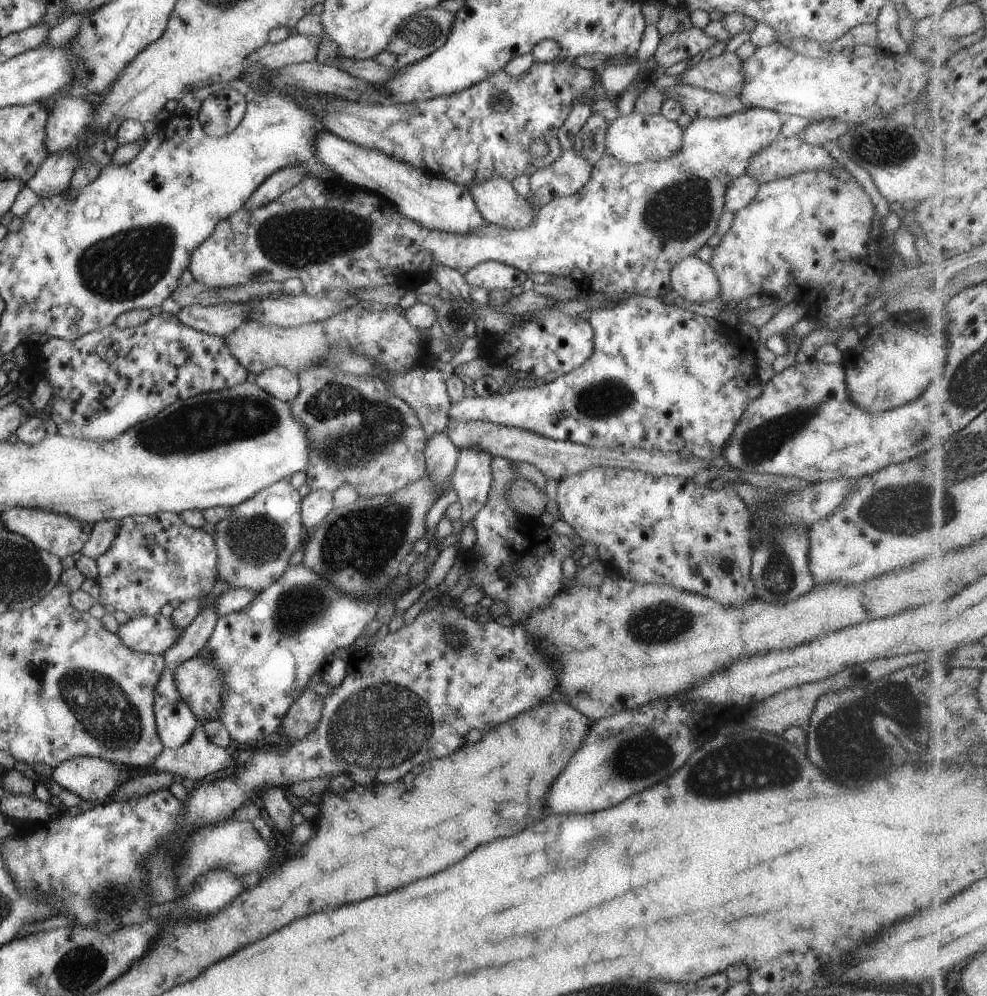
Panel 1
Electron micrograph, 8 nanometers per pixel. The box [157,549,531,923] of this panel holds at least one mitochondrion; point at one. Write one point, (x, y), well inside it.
(383, 726)

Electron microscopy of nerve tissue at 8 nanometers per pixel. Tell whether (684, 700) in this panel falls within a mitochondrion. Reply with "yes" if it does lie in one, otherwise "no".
no

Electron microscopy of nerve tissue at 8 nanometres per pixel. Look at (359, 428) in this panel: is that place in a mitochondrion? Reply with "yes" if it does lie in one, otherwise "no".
yes

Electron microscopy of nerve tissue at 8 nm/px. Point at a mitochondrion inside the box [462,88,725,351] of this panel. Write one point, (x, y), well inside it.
(679, 211)

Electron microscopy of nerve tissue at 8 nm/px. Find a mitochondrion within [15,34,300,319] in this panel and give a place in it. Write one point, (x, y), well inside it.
(120, 268)

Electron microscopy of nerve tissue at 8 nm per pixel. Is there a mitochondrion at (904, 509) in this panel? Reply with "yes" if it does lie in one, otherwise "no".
yes

